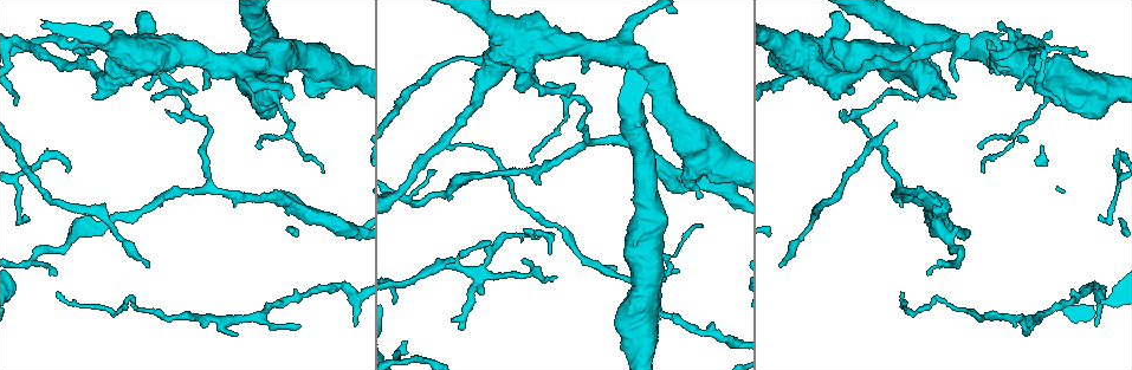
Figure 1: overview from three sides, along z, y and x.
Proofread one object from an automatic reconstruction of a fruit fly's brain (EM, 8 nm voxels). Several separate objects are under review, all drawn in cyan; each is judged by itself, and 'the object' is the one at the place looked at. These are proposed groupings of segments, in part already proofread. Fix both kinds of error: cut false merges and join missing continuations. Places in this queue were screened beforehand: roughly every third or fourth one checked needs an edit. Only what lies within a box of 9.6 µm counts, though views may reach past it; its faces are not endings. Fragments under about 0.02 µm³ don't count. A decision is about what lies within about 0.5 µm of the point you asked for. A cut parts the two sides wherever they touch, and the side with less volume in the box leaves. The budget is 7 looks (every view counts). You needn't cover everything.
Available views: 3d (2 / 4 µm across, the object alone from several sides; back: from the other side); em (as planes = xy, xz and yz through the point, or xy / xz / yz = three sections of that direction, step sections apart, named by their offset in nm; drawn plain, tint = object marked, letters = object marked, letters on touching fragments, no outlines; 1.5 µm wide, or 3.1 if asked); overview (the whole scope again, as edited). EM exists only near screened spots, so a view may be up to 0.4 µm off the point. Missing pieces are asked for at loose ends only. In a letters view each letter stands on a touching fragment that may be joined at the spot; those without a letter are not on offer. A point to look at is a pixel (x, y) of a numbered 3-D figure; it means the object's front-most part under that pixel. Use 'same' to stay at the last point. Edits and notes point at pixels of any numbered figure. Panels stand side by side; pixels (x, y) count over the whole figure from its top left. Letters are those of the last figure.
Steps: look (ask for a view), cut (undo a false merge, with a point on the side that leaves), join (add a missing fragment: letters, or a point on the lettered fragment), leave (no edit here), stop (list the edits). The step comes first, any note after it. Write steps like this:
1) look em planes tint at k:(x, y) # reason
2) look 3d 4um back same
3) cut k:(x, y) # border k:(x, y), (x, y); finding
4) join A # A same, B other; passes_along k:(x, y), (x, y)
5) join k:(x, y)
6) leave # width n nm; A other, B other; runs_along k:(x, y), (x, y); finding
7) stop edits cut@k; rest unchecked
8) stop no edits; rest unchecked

look em yz step 4 letters at 1:(1040, 106) # sudden change in width

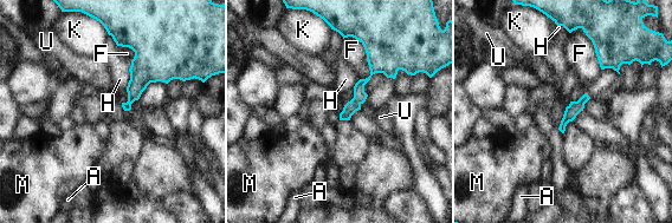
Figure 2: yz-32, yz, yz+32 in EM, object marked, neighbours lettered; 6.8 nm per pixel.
leave # A other, F other, H other, K other, M other, U other; runs_along 2:(369, 47), (373, 72), (342, 117); one cell here

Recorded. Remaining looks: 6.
look em planes plain at 1:(557, 277) # tapers out

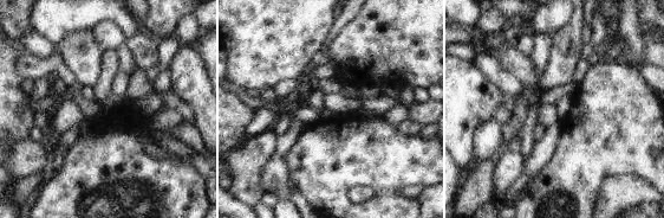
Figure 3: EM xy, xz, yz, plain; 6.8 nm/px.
look em planes letters same # what lies round it

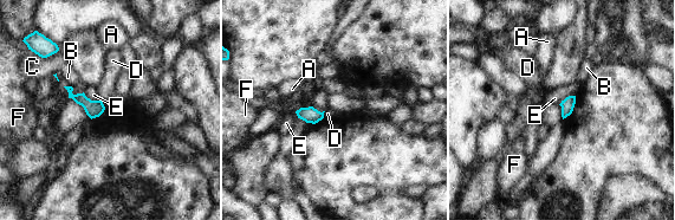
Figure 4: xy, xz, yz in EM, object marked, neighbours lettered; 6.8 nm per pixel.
leave # longest_contact E 140 nm; A other, B other, C other, D other, E other, F other; border 4:(325, 111), (323, 117); no lettered fragment goes on from it

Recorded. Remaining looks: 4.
look em planes letters at 1:(928, 272) # thin end

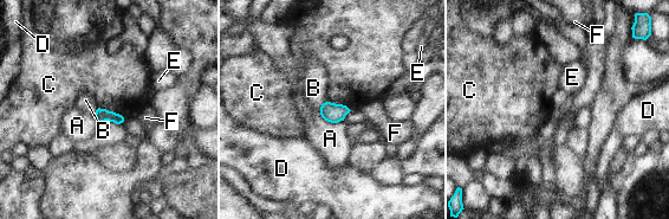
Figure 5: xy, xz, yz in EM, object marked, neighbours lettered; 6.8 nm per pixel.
leave # width 90 nm; A other, B other, C other, D other, E other, F other; border 5:(98, 107), (118, 113), (124, 121); none of them fits

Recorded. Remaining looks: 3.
stop no edits; rest unchecked

